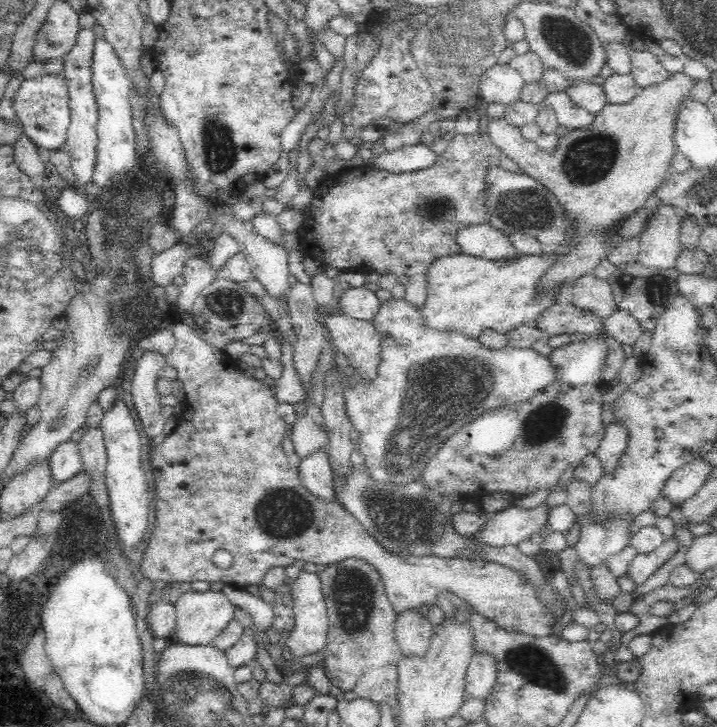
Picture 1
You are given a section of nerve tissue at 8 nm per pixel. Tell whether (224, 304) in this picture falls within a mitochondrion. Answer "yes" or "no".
yes

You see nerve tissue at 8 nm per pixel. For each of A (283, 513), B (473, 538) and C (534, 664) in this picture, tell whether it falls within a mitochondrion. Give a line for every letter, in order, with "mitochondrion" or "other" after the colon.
A: mitochondrion
B: other
C: mitochondrion

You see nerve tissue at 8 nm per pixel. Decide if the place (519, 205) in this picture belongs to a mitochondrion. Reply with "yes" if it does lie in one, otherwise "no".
yes

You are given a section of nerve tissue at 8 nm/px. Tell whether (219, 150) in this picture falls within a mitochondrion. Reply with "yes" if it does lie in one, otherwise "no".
yes

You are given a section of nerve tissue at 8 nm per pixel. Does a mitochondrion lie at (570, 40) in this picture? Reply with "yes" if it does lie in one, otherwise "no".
yes

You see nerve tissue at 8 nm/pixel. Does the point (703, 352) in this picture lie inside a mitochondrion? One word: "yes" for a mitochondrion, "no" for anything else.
no

